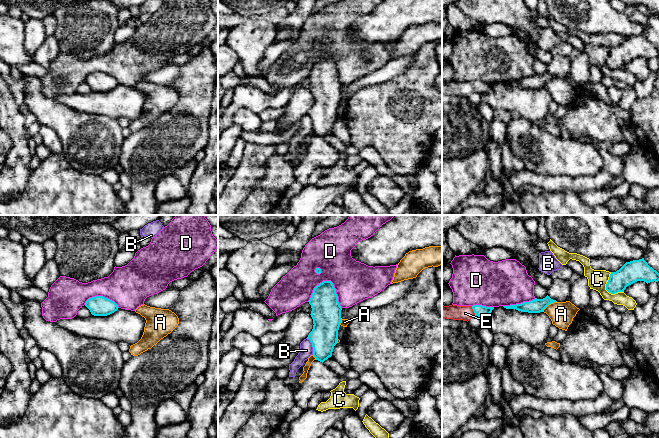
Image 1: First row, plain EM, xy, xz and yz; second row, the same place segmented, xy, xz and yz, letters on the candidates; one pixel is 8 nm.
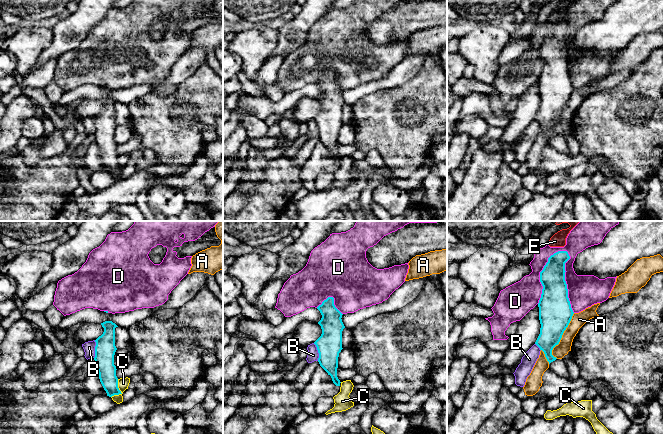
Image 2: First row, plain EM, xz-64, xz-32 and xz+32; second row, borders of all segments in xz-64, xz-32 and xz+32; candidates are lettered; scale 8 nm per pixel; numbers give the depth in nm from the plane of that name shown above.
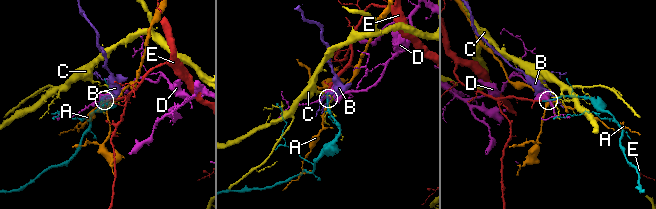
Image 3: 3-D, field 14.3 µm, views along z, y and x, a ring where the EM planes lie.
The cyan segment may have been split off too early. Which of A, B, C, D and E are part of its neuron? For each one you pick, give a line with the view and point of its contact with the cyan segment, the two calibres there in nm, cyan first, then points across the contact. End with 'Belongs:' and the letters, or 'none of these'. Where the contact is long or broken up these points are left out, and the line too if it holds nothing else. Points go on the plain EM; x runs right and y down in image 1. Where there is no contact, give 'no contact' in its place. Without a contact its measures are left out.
E: meets cyan in yz at (473, 86); 100 nm thick on the cyan side, 120 nm on the other; runs through yz (481, 87), (473, 86), (465, 89)
Belongs: E

